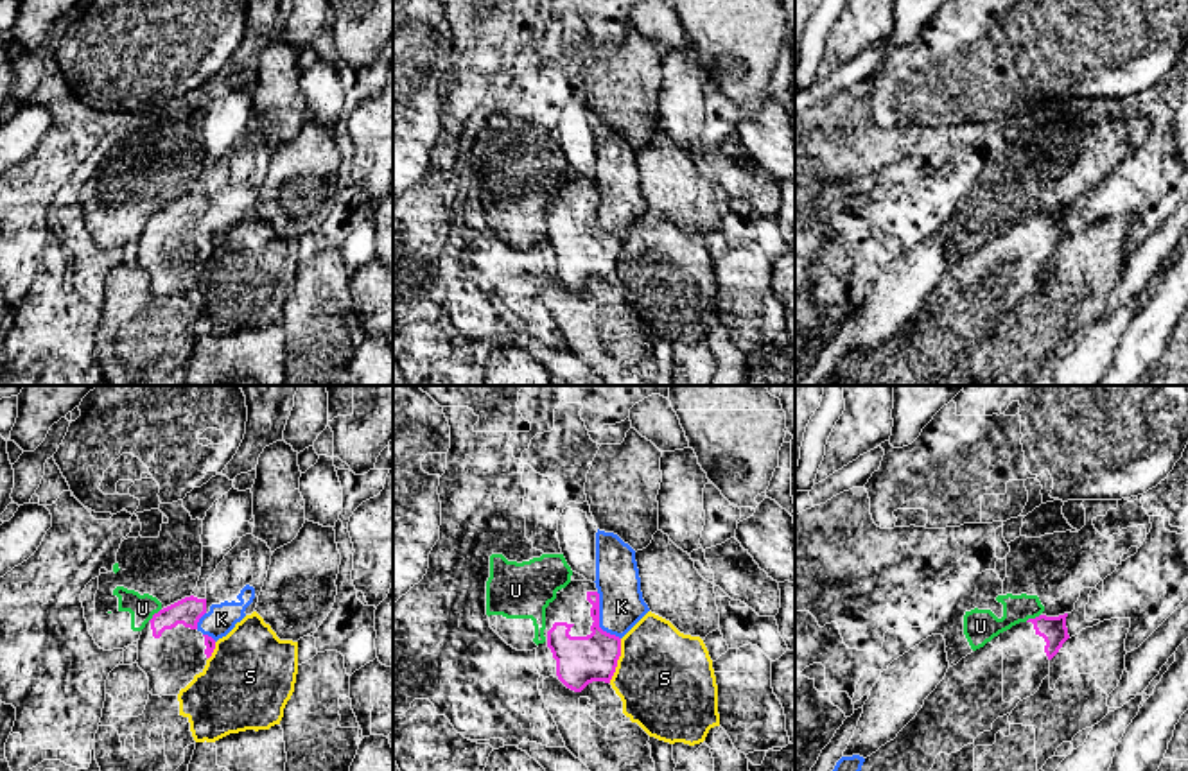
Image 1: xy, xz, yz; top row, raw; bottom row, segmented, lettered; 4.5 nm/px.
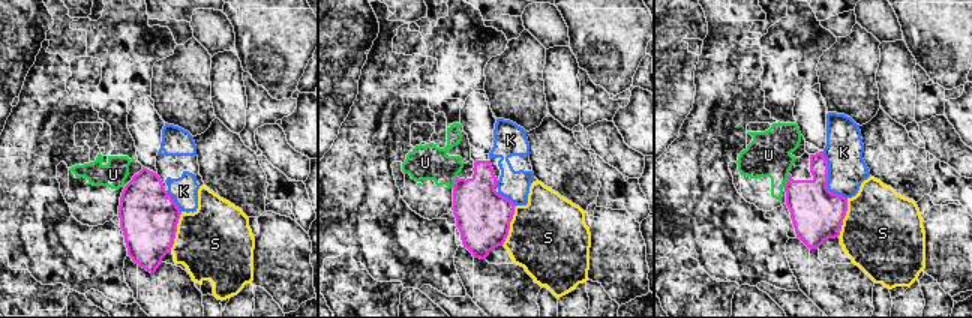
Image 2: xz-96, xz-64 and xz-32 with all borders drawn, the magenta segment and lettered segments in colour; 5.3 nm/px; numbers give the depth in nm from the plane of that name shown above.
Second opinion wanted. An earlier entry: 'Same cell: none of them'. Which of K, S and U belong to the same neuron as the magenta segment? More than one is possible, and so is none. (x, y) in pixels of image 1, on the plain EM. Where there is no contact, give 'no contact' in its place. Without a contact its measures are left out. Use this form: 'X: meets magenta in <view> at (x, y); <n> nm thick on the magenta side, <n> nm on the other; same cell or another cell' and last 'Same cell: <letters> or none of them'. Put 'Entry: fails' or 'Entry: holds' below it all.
K: meets magenta in xz at (598, 217); 220 nm thick on the magenta side, 200 nm on the other; another cell
S: meets magenta in xz at (618, 257); 220 nm thick on the magenta side, 440 nm on the other; another cell
U: meets magenta in xy at (153, 214); 120 nm thick on the magenta side, 120 nm on the other; another cell
Same cell: none of them
Entry: holds

